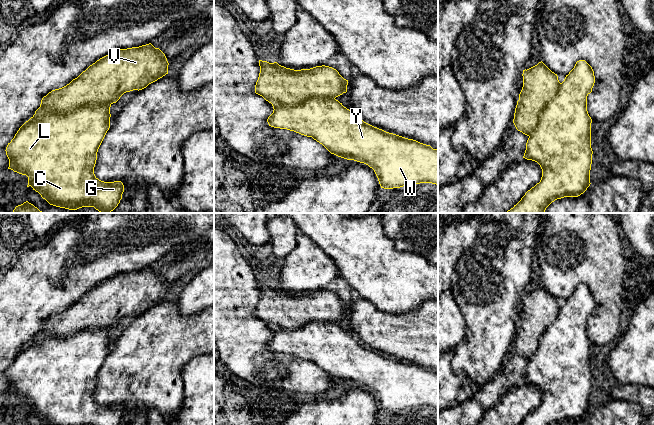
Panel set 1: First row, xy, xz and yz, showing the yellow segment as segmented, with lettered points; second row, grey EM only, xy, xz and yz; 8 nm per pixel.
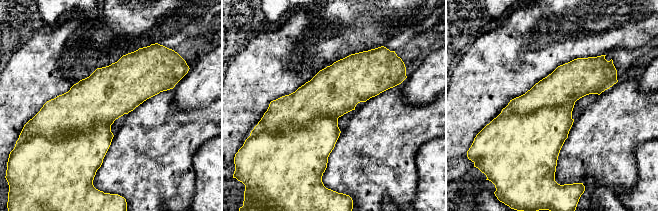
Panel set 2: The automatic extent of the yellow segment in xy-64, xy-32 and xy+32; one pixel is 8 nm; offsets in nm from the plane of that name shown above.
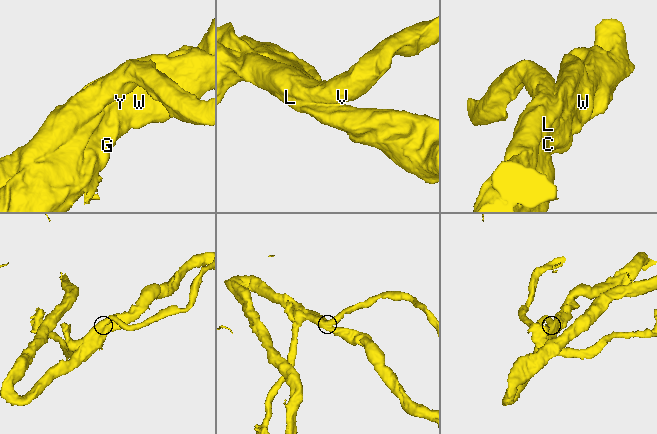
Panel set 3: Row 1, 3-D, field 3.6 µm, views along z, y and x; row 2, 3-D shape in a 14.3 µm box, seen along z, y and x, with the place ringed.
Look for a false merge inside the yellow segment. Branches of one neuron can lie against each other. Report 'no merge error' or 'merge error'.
merge error

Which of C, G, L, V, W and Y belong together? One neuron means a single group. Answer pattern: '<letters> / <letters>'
C G L W Y / V

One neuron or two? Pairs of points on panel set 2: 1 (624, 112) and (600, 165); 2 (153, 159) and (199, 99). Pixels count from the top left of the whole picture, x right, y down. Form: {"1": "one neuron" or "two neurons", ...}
{"1": "one neuron", "2": "two neurons"}

